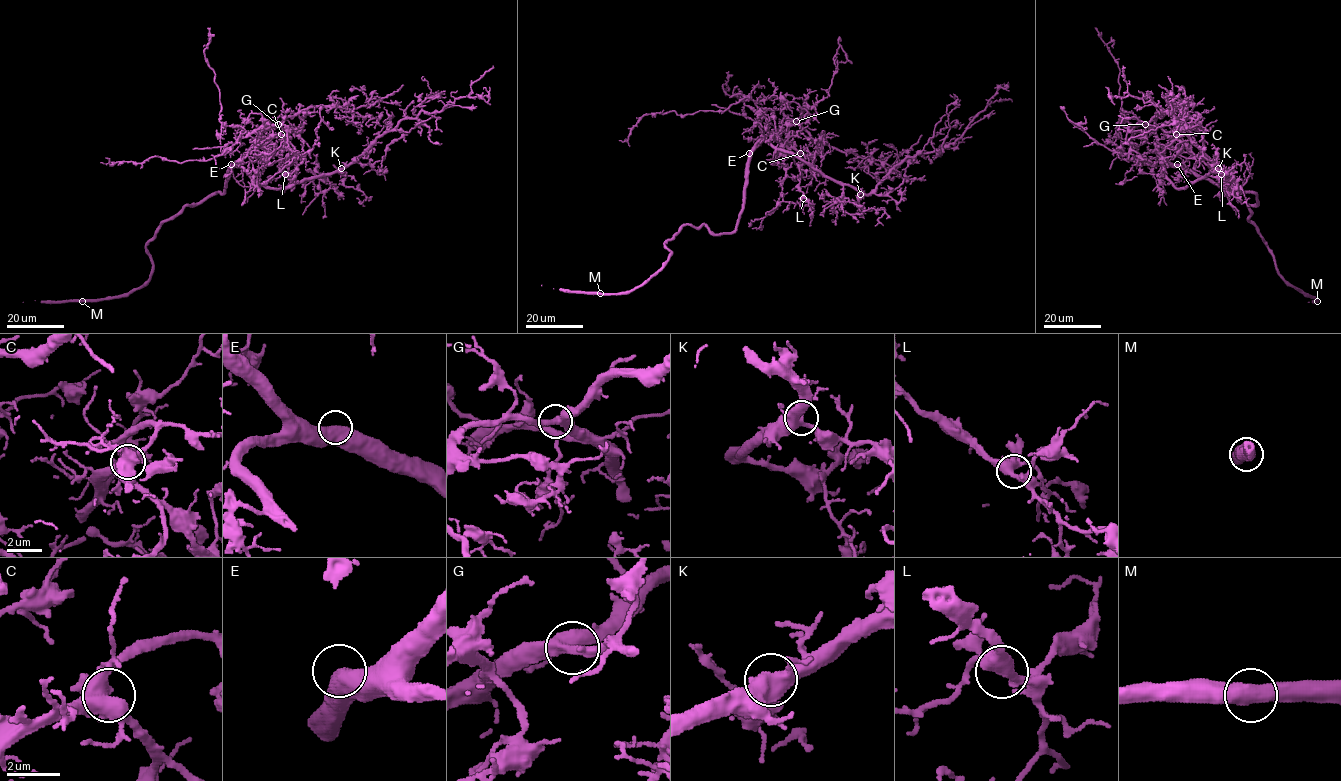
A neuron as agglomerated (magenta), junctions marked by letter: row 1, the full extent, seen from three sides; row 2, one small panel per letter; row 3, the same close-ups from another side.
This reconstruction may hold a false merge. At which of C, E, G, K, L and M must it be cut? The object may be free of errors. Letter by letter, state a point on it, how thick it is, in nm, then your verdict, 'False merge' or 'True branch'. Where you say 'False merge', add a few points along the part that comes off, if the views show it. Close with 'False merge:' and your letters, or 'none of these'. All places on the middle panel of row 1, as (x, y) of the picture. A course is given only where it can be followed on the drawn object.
C: Place: (800, 153). Thickness 550 nm. True branch
E: Place: (749, 153). Thickness 550 nm. True branch
G: Place: (796, 121). Thickness 420 nm. True branch
K: Place: (860, 194). Thickness 400 nm. True branch
L: Place: (803, 198). Thickness 440 nm. True branch
M: Place: (600, 293). Thickness 600 nm. True branch
False merge: none of these

